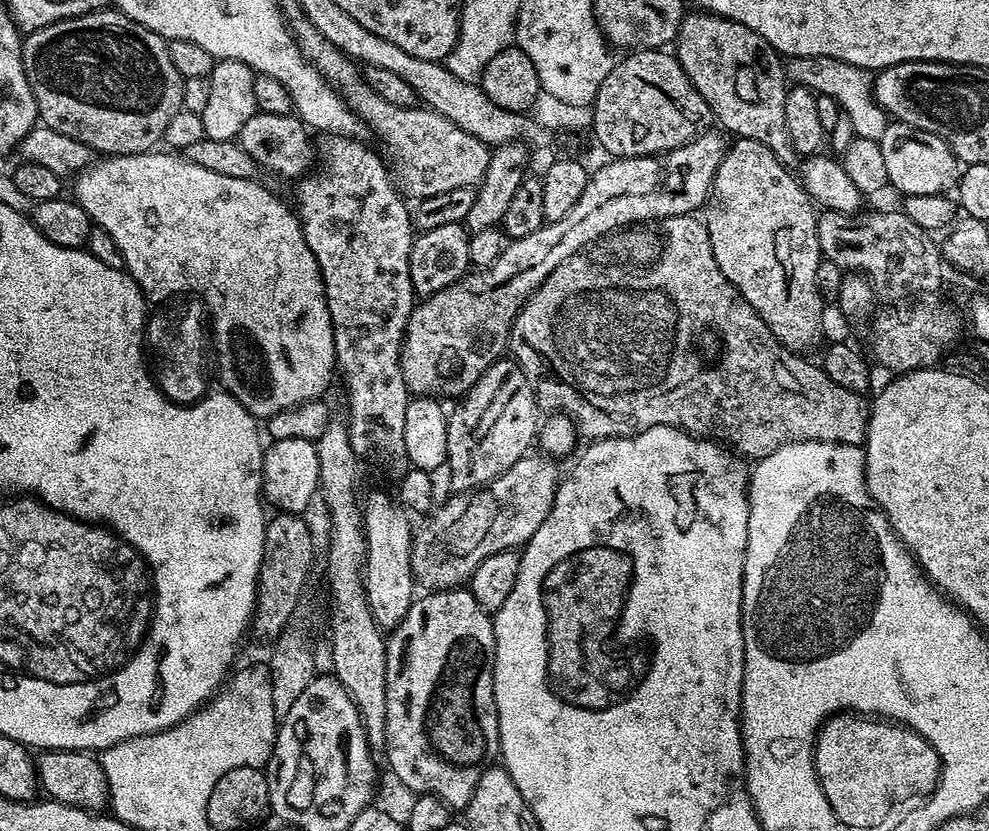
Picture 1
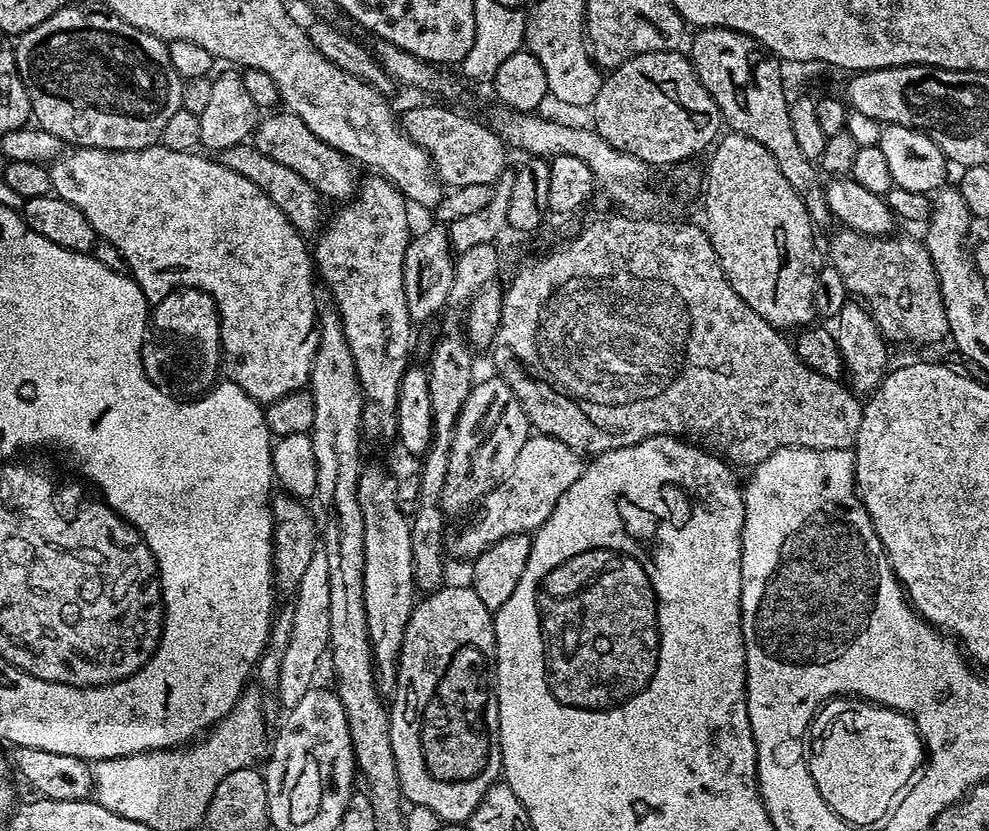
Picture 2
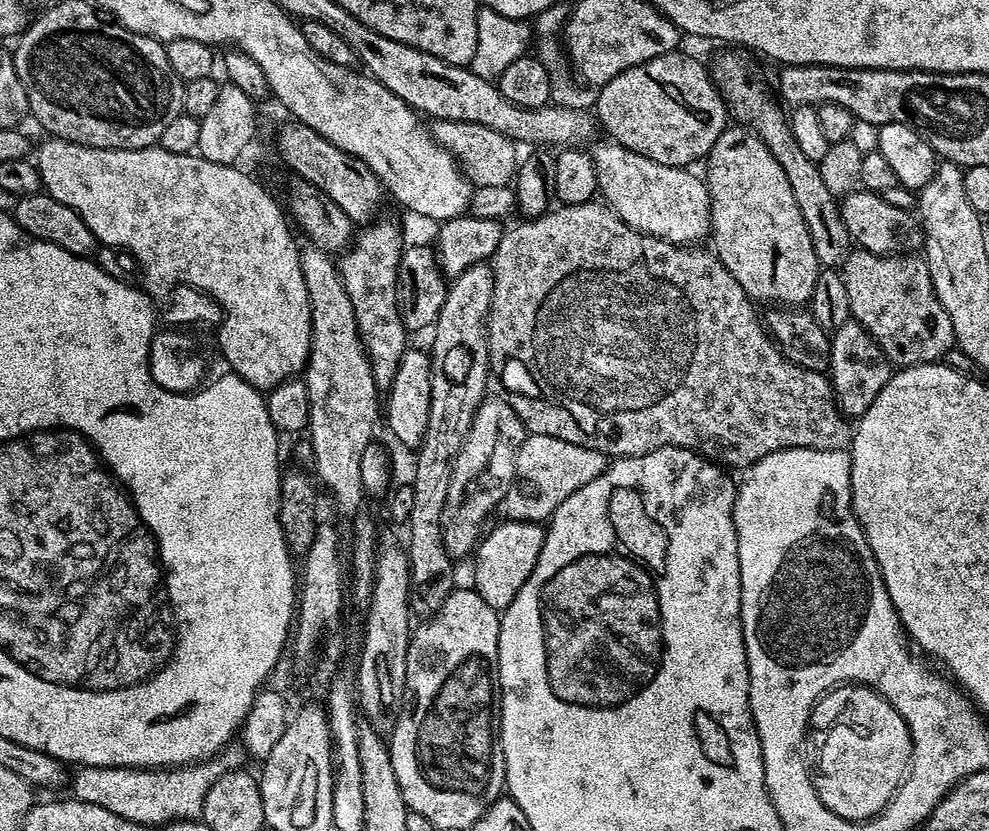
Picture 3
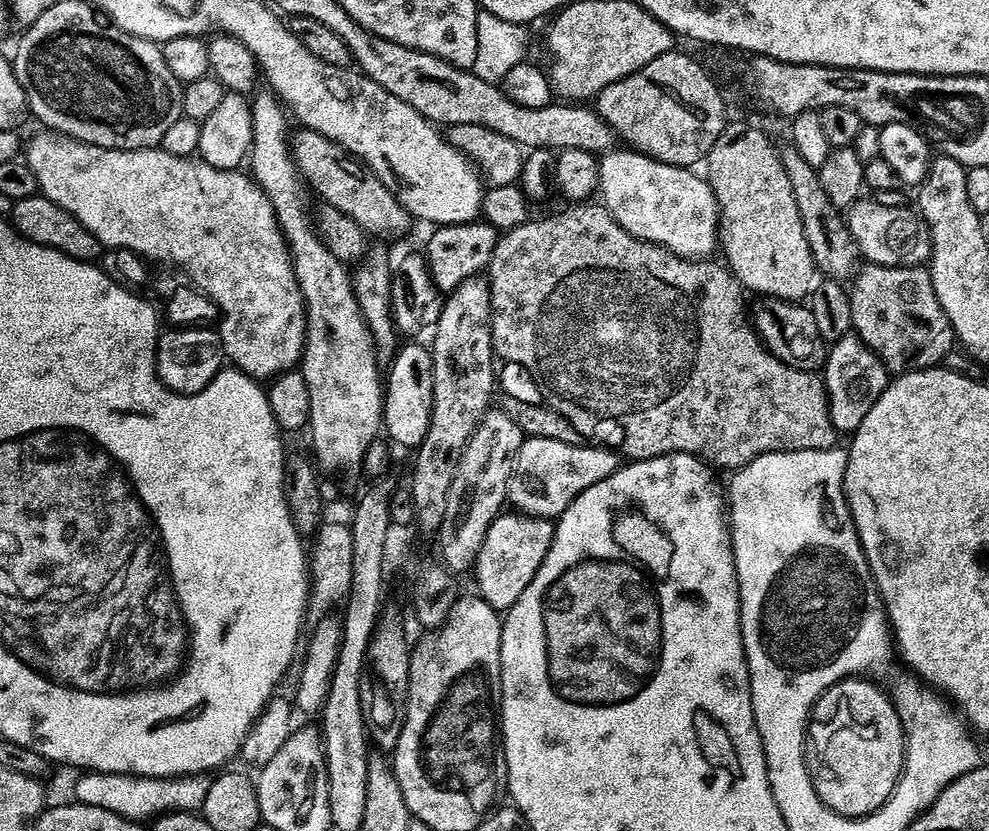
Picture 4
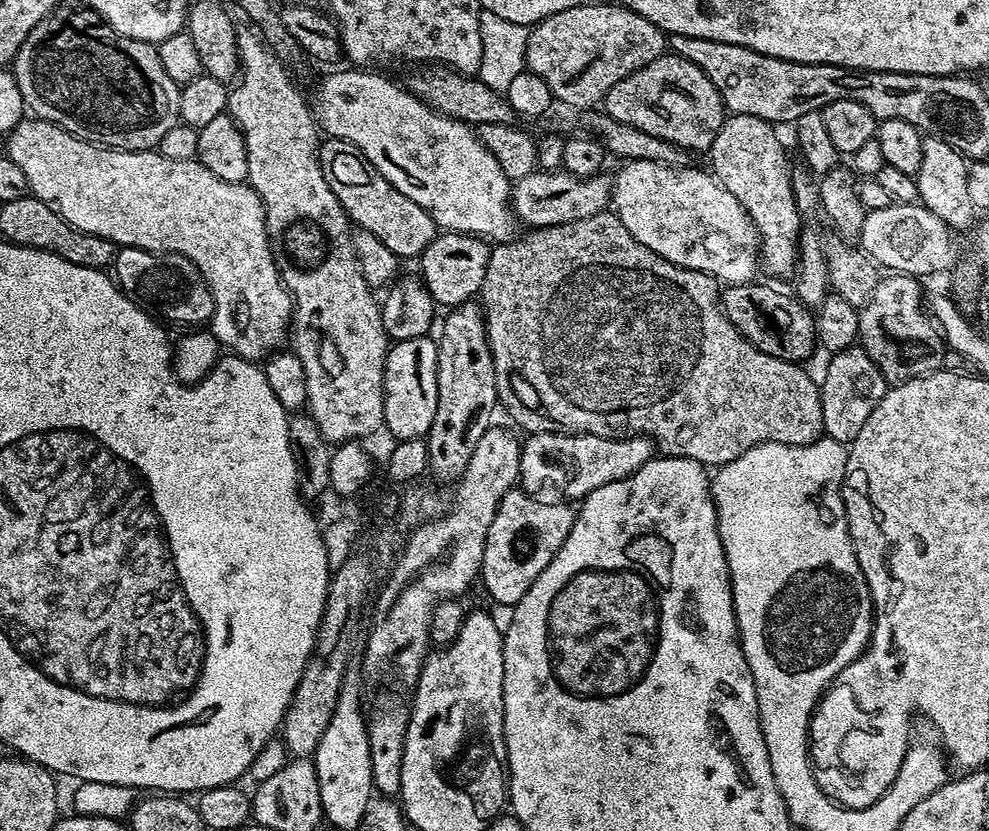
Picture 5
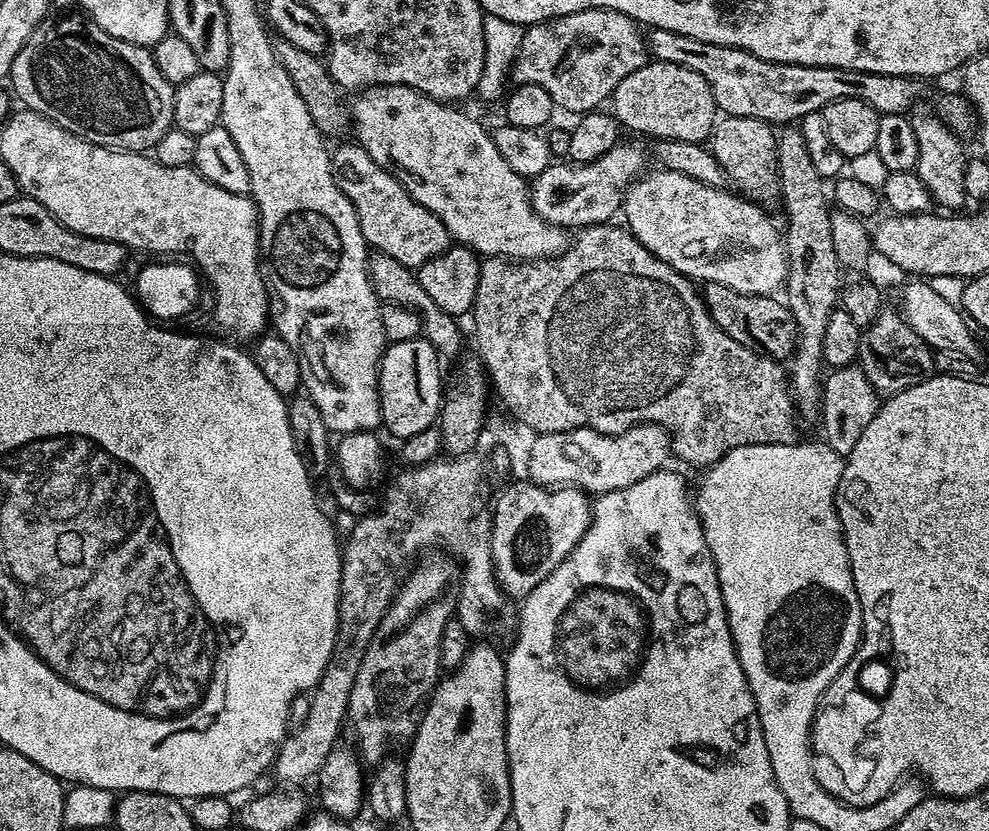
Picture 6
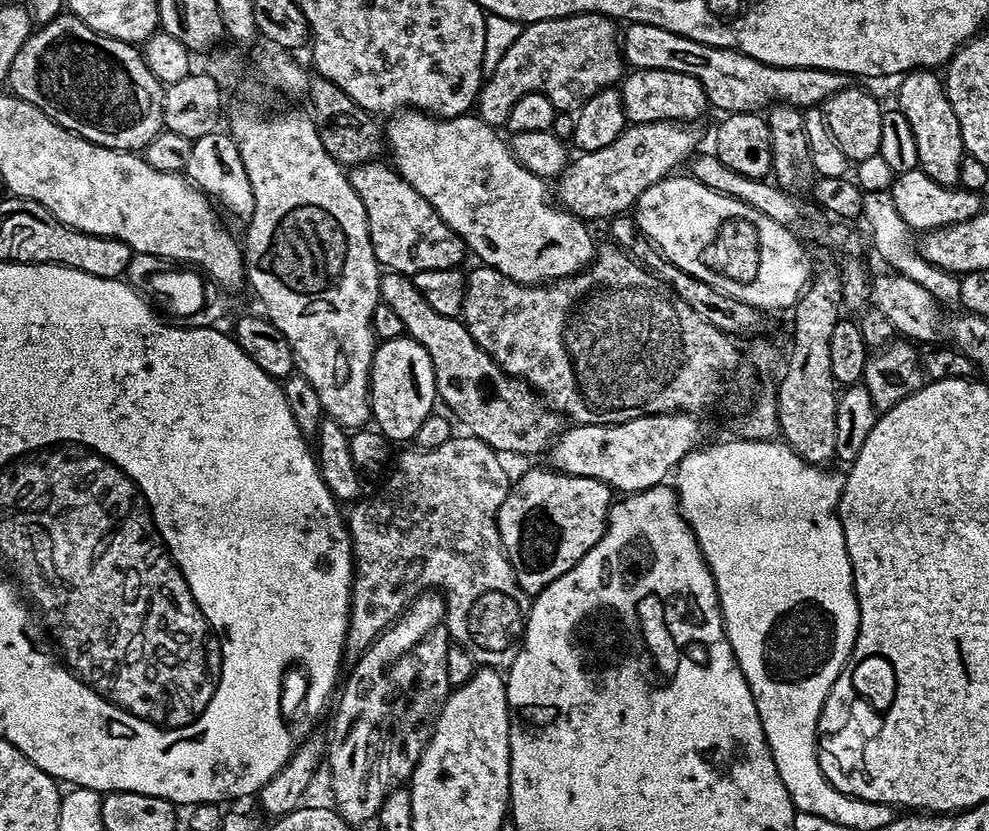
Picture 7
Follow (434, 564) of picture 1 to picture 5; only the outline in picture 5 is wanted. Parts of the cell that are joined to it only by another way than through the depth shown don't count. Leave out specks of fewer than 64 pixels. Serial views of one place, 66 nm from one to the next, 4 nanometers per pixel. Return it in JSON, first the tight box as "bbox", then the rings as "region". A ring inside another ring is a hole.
{"bbox":[519,432,654,504],"region":[[[534,432],[520,446],[520,478],[519,487],[527,496],[544,500],[547,504],[583,501],[585,496],[598,490],[598,486],[606,486],[615,480],[634,474],[646,461],[653,459],[654,445],[651,440],[642,436],[633,436],[626,440],[607,440],[597,436],[566,436],[563,432]]]}

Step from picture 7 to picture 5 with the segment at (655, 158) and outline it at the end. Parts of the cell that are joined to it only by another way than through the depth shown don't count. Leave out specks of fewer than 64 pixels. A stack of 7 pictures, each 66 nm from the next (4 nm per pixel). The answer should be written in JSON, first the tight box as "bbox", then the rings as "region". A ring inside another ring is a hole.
{"bbox":[510,170,612,230],"region":[[[537,170],[515,181],[510,192],[510,207],[515,219],[521,225],[529,224],[527,227],[532,230],[578,222],[580,218],[590,218],[611,205],[612,180],[606,176],[601,174],[580,180],[563,170]]]}

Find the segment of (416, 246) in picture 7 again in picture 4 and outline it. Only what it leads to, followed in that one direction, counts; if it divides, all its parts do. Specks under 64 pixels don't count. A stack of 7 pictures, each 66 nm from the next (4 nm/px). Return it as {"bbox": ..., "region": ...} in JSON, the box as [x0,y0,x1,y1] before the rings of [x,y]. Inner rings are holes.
{"bbox":[292,132,414,237],"region":[[[300,132],[297,138],[295,135],[292,144],[293,159],[313,193],[321,192],[327,203],[354,218],[354,222],[358,222],[358,226],[373,237],[407,234],[408,227],[414,224],[413,217],[396,201],[396,195],[372,173],[371,168],[345,152],[341,144],[336,144],[330,138],[317,132]]]}

